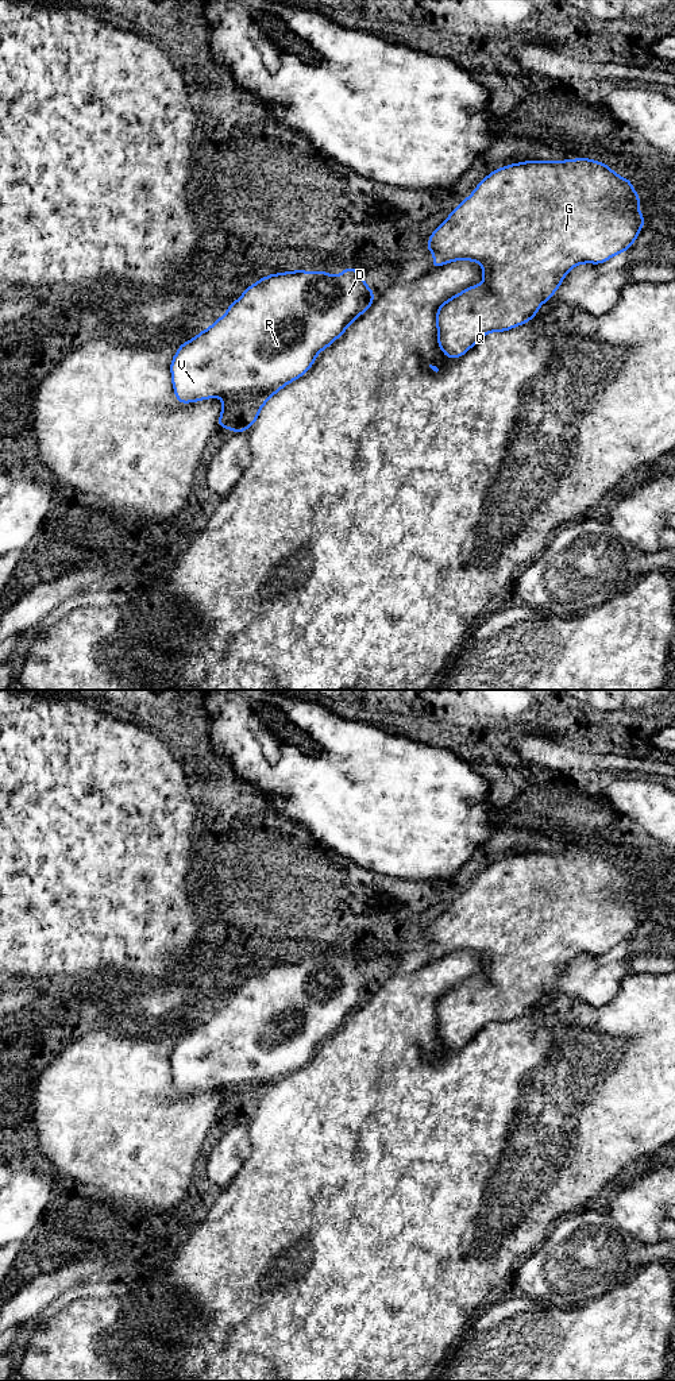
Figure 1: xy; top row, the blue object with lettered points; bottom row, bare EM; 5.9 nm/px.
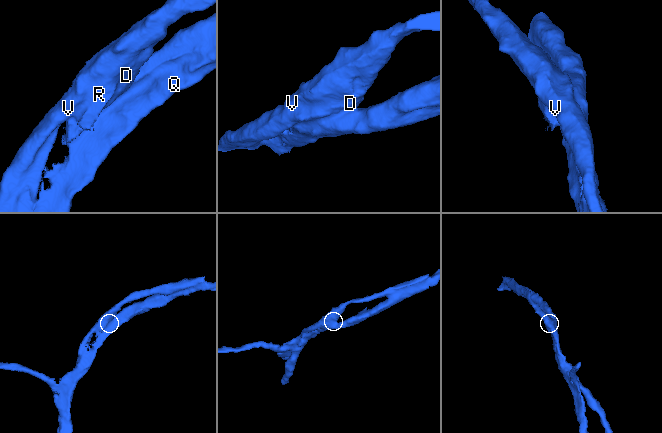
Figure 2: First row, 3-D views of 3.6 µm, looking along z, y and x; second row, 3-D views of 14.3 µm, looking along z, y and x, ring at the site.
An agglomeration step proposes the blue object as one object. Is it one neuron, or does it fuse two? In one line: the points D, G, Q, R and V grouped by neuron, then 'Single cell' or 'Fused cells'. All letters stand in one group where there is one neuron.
Groups: D R V / G Q. Fused cells

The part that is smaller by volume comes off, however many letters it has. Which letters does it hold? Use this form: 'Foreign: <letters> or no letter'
Foreign: D, R, V

